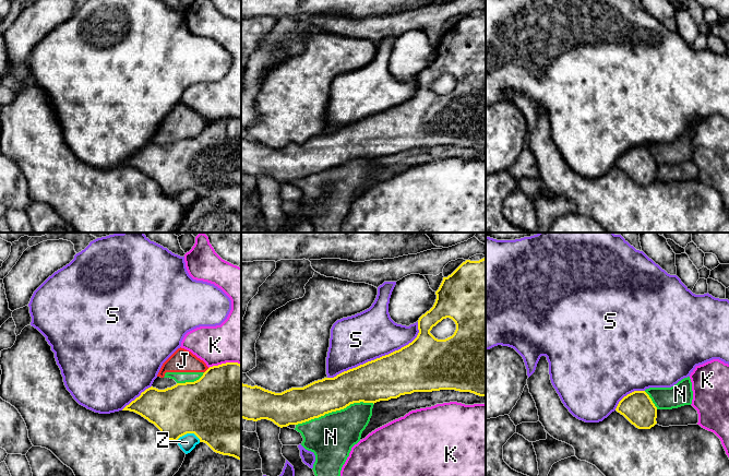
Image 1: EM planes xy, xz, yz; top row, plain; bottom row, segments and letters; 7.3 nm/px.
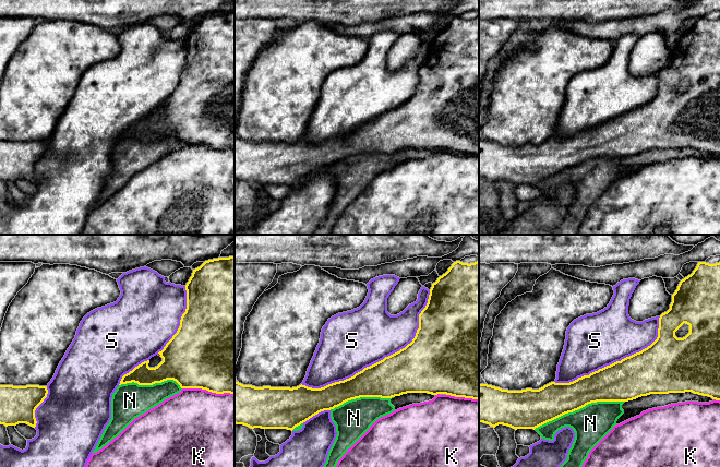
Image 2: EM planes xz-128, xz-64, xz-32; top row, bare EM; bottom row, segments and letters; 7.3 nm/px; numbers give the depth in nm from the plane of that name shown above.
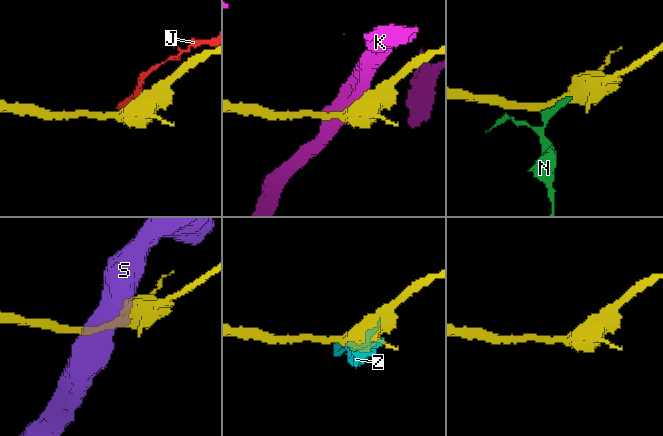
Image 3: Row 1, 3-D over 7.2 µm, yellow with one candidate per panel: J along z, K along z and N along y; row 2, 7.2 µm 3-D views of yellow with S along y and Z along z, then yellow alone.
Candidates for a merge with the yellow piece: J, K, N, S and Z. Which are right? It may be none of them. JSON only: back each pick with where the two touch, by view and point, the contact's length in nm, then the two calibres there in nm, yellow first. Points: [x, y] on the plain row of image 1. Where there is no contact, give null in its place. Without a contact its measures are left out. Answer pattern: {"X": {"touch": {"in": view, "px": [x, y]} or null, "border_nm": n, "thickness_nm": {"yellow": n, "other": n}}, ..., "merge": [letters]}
{"merge": []}

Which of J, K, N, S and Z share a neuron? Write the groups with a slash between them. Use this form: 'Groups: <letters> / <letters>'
Groups: J N / K / S / Z

